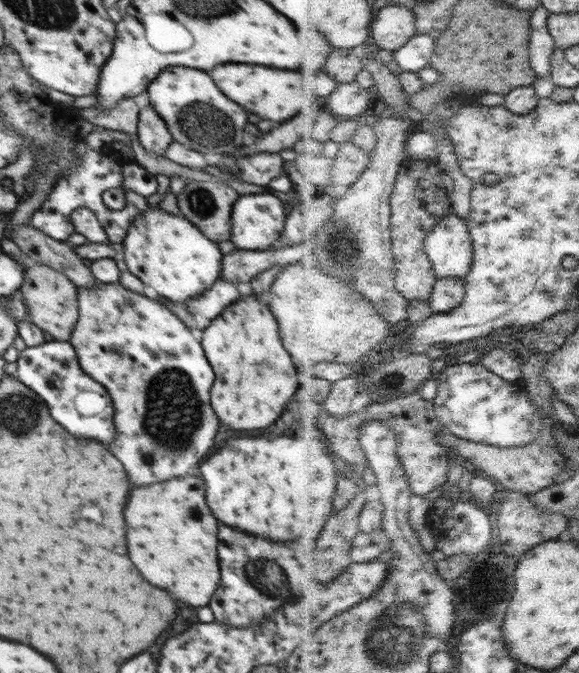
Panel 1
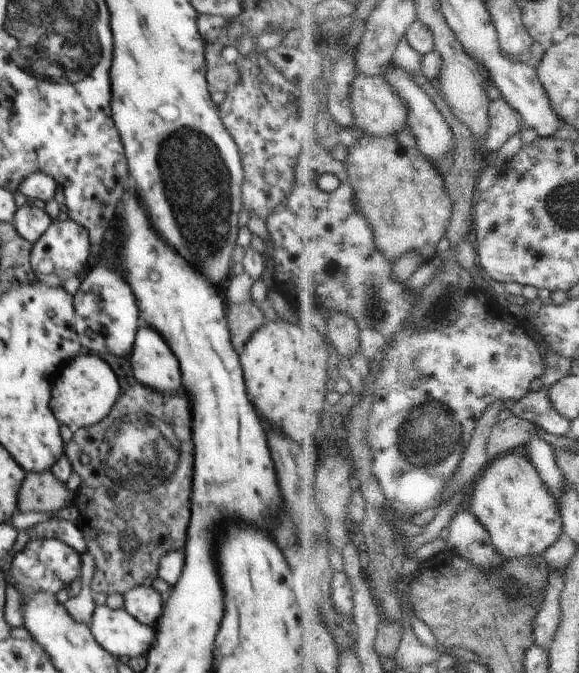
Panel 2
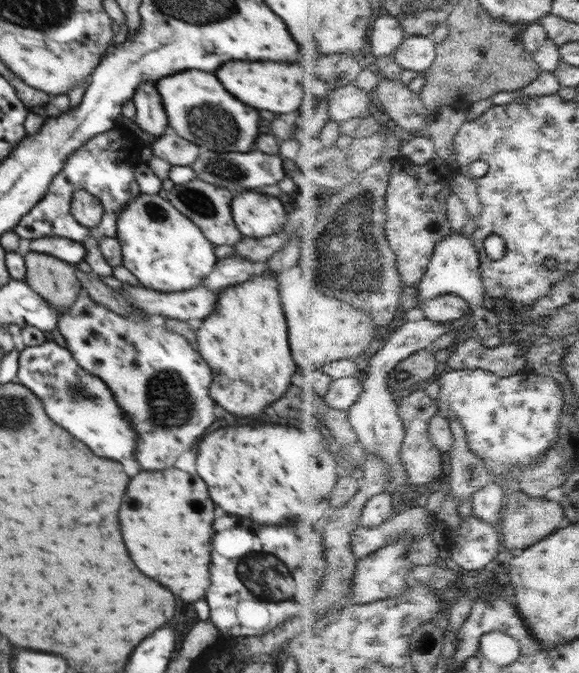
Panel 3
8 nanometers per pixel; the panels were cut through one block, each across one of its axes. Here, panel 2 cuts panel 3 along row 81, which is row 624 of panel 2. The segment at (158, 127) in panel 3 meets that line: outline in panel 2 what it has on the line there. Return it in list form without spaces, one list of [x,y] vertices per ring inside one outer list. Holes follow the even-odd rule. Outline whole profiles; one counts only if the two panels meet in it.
[[[134,586],[123,594],[124,609],[144,626],[155,626],[162,616],[162,594],[154,587]]]

